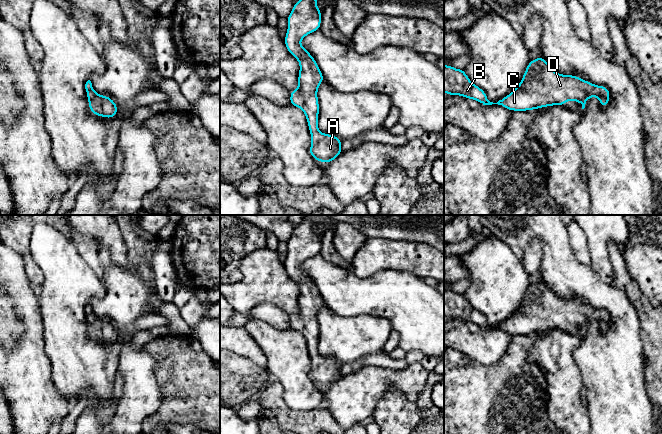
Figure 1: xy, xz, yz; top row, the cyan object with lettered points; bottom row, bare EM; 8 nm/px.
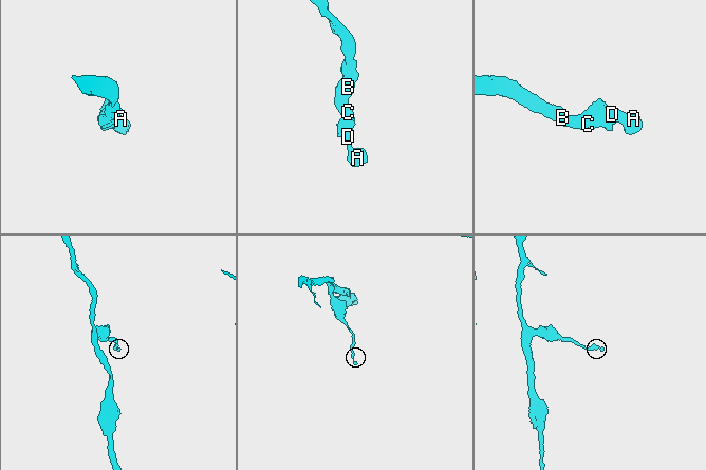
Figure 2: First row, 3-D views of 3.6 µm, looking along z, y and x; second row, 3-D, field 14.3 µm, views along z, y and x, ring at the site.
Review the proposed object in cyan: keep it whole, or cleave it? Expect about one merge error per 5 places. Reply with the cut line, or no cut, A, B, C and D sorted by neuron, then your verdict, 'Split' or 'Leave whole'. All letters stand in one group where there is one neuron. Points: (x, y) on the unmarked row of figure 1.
No split. Groups: A B C D. Leave whole

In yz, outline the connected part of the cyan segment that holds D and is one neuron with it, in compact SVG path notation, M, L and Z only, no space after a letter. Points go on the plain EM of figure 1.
M542 281L531 284L520 308L497 327L490 326L486 317L474 309L464 293L444 289L444 316L474 323L483 329L498 328L511 335L528 335L559 329L574 324L585 332L586 324L596 320L605 332L610 324L610 315L605 310L574 300L556 297Z

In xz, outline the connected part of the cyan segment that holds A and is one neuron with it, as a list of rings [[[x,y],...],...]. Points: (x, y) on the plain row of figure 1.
[[[306,216],[303,218],[302,222],[294,228],[291,237],[287,241],[288,253],[284,266],[286,273],[300,288],[298,299],[299,308],[296,314],[290,315],[290,329],[296,330],[304,335],[308,346],[308,352],[311,357],[310,379],[317,386],[323,385],[329,388],[342,377],[342,364],[337,362],[335,359],[324,358],[318,354],[319,326],[317,314],[320,308],[324,305],[324,301],[312,279],[300,269],[300,265],[305,260],[320,254],[322,235],[317,232],[317,225],[318,222],[316,222],[311,216]]]

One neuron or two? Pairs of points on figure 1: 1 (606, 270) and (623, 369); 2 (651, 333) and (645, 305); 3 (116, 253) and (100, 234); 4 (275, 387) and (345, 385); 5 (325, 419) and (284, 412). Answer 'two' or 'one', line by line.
1: two
2: one
3: one
4: two
5: one

